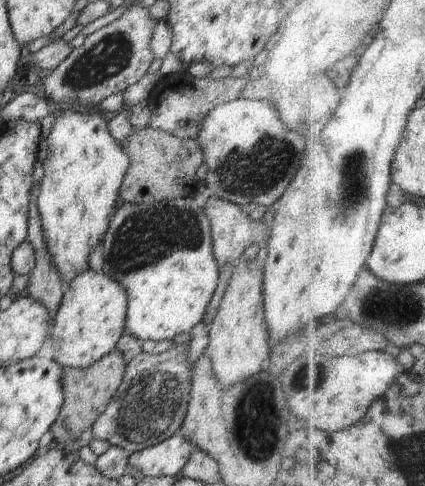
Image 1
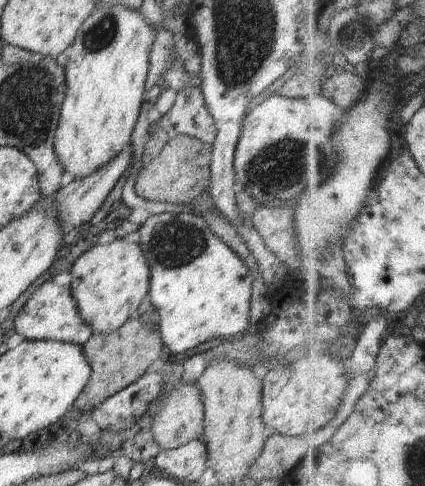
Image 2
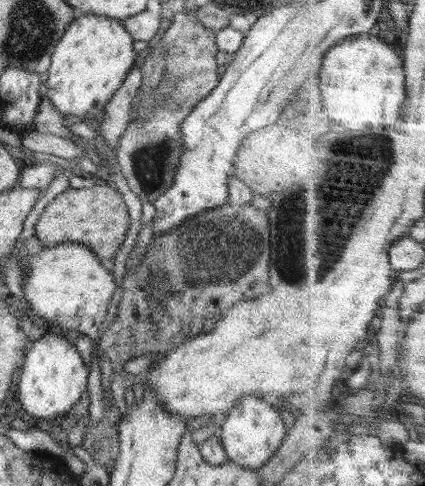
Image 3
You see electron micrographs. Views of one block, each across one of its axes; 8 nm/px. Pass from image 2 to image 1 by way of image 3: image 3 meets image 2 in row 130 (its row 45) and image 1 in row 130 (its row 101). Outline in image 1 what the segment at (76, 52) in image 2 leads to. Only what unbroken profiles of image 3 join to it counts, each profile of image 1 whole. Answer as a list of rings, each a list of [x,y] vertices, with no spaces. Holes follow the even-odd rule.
[[[64,109],[56,115],[56,122],[50,129],[50,136],[43,145],[42,161],[44,176],[37,200],[46,250],[52,258],[62,280],[72,282],[80,272],[89,269],[88,258],[100,247],[110,224],[109,216],[114,214],[119,190],[123,185],[130,161],[119,142],[108,132],[107,121],[96,109]]]

